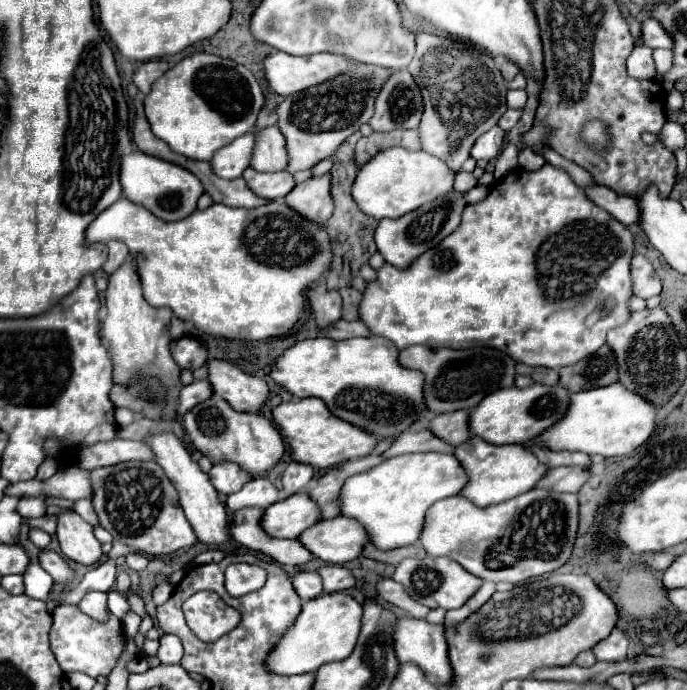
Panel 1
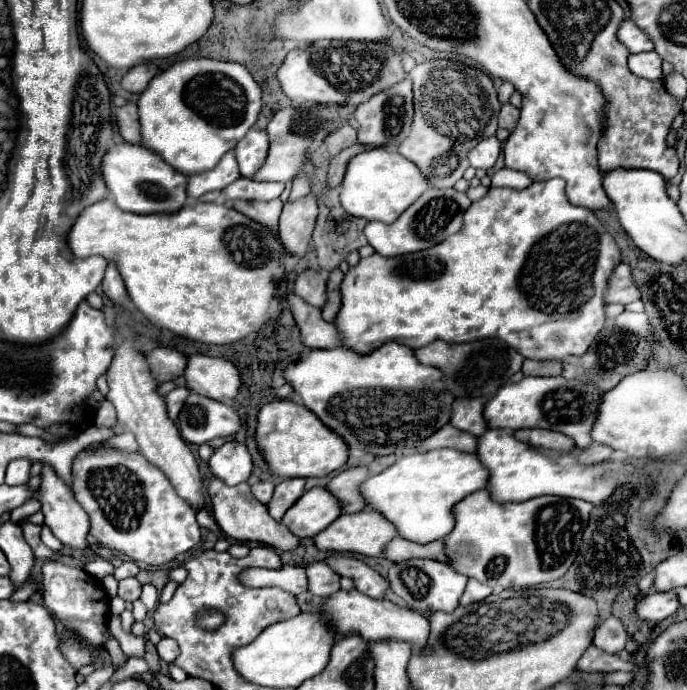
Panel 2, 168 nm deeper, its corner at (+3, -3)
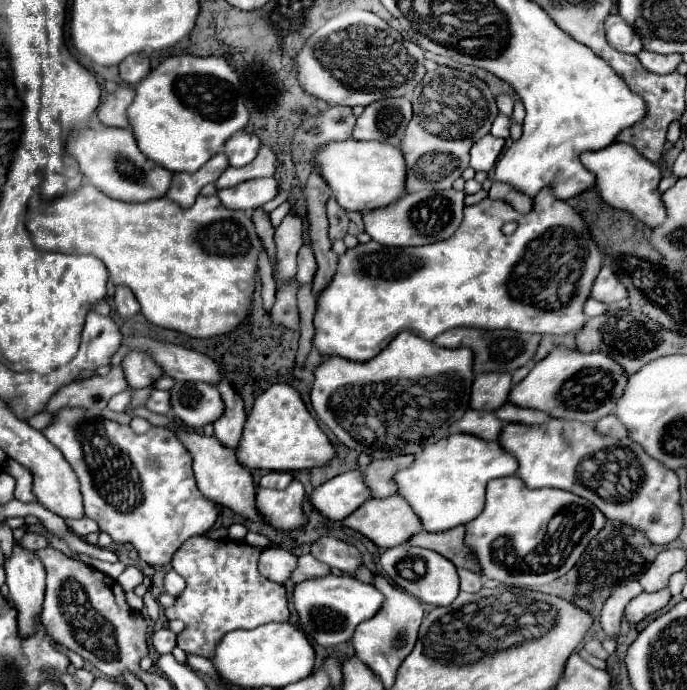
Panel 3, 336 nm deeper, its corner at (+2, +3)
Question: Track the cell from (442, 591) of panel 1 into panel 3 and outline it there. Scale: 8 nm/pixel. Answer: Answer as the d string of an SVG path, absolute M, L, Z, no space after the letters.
M397 545L397 547L387 549L381 555L381 565L397 587L411 593L413 597L417 597L423 603L451 605L451 601L455 601L455 597L459 595L459 575L457 575L455 565L435 551Z

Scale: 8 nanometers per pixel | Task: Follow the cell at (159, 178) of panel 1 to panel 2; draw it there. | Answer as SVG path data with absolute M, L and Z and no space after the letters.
M116 143L106 151L102 159L102 177L108 189L108 195L130 213L174 213L186 205L186 183L188 177L174 171L164 159L156 153L144 149L142 145Z

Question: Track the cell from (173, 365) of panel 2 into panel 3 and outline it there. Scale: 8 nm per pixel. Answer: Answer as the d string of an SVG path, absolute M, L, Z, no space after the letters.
M133 349L131 353L127 353L127 357L123 359L121 365L123 365L125 377L127 377L127 383L131 385L131 389L149 387L159 377L163 377L163 369L157 365L157 361L151 357L149 351Z

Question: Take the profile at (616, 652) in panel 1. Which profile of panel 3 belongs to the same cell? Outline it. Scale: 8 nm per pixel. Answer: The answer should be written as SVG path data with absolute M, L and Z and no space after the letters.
M629 581L627 585L623 585L623 589L615 589L613 591L613 595L605 601L601 617L599 617L605 635L615 637L619 633L621 619L623 619L623 609L639 593L643 593L643 587L639 585L639 581Z

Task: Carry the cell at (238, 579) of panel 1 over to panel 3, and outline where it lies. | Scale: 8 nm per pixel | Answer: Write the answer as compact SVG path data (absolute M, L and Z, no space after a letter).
M265 549L259 559L259 573L275 583L285 583L297 567L297 557L285 549Z

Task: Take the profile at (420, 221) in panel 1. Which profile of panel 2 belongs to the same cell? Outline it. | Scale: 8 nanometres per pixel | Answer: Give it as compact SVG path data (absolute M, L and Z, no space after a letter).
M426 189L412 207L408 207L394 223L384 225L380 221L370 221L364 229L368 243L376 249L376 253L384 257L396 257L404 253L414 253L428 249L432 245L442 243L446 237L454 235L462 227L462 215L470 207L470 199L466 193L458 193L456 189Z

